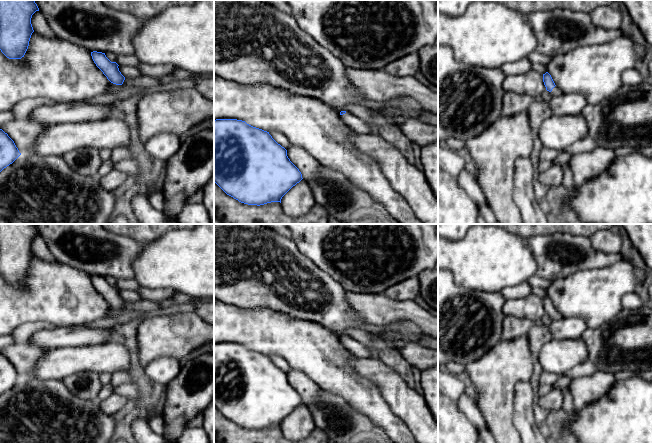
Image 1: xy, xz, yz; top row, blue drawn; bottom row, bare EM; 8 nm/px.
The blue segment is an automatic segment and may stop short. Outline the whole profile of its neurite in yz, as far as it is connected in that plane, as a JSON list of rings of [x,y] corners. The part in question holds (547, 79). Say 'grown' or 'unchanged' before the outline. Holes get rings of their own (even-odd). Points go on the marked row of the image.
grown; [[[548,72],[543,74],[543,82],[546,90],[551,93],[552,97],[557,97],[563,94],[562,91],[555,85],[551,75]]]

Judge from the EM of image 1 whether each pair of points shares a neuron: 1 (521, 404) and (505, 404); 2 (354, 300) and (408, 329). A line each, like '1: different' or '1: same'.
1: different
2: different

